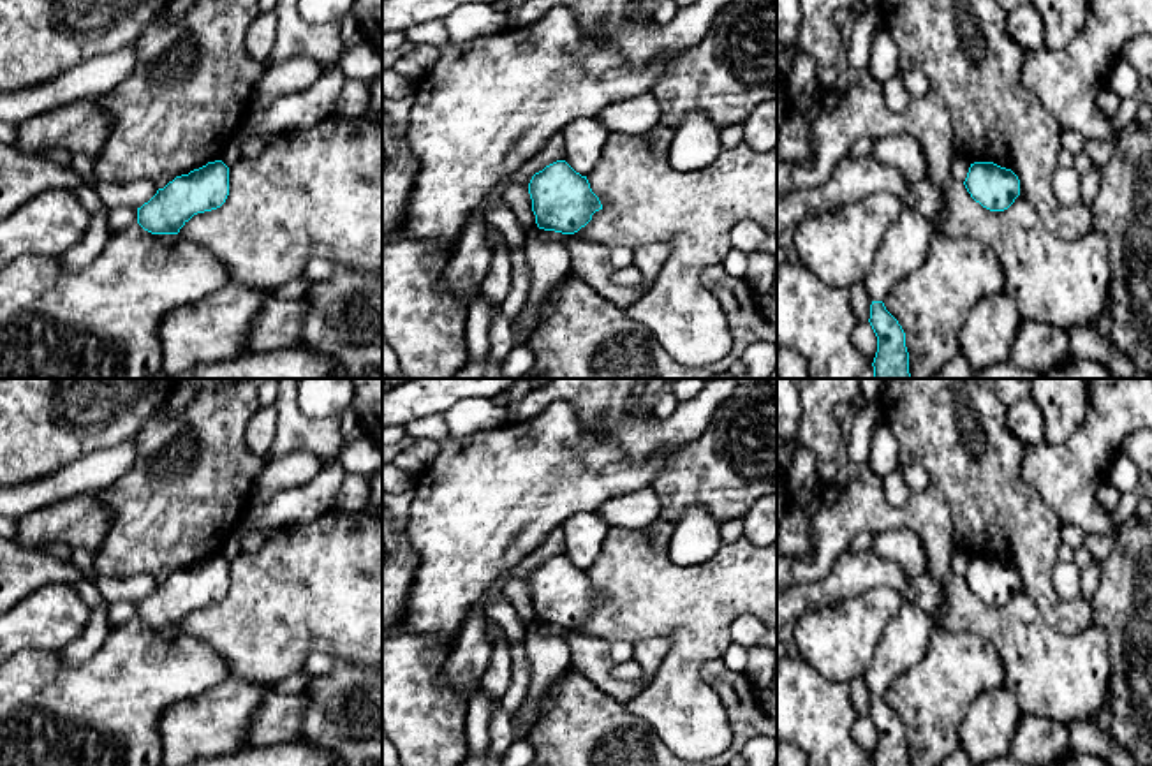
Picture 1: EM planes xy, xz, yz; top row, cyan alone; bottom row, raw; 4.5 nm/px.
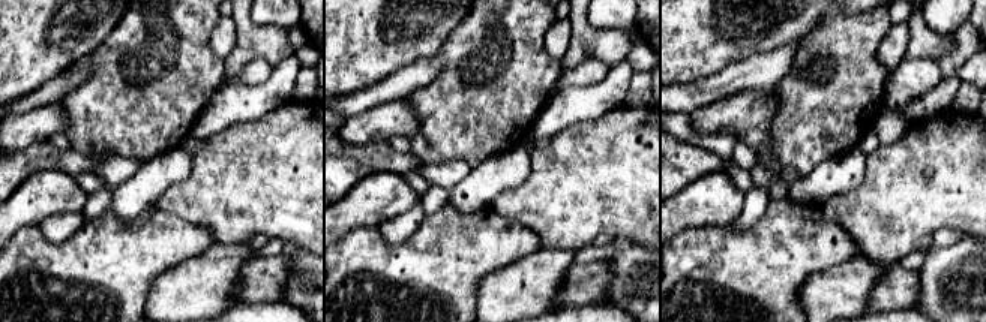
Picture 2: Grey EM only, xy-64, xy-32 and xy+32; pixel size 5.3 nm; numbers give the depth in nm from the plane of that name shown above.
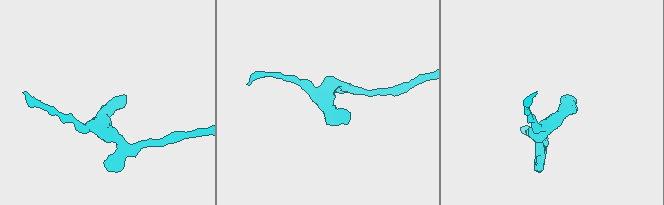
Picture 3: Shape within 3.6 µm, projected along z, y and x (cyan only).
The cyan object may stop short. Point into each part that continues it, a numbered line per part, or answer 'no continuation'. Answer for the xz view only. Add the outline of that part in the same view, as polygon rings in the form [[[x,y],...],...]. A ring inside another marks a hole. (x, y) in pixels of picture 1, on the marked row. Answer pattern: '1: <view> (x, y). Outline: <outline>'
no continuation

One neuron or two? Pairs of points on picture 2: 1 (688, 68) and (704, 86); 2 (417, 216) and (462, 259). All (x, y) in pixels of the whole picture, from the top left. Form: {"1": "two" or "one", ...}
{"1": "two", "2": "two"}

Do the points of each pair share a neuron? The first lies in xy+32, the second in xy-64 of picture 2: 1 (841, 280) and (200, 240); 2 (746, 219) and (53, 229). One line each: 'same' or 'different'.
1: different
2: same

